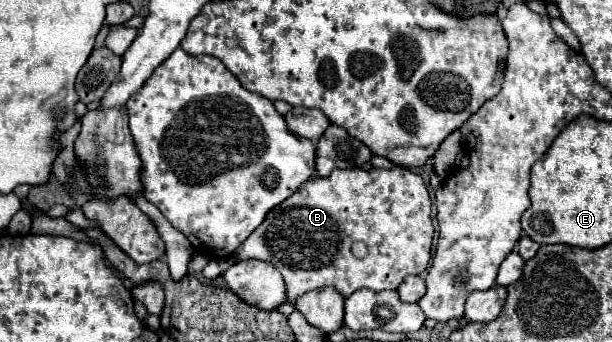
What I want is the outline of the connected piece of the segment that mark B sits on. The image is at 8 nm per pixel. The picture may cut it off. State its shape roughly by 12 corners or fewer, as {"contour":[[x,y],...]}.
{"contour":[[420,175],[308,179],[238,247],[310,289],[398,289],[426,271]]}

